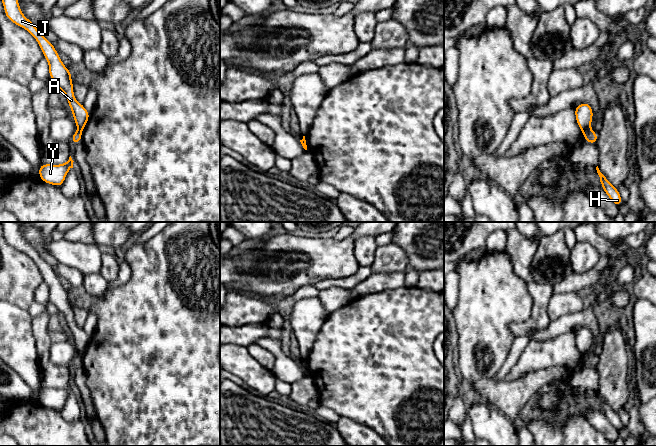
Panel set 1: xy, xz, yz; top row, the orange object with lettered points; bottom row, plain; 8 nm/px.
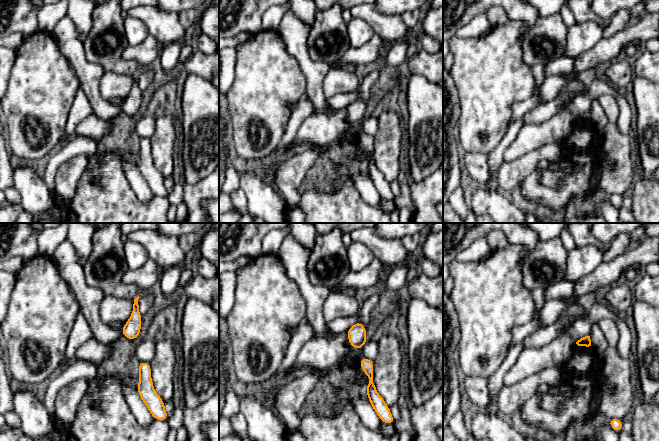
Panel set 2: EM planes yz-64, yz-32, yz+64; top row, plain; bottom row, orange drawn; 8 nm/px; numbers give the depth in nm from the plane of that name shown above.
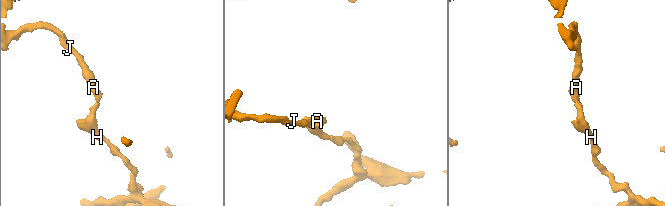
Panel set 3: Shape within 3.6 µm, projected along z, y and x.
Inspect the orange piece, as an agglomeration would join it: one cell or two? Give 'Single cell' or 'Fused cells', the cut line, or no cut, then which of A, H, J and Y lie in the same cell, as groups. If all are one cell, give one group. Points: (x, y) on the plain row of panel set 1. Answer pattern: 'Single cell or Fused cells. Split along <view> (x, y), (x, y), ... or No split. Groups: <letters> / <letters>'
Fused cells. Split along yz (589, 354), (583, 356). Groups: A J / H Y

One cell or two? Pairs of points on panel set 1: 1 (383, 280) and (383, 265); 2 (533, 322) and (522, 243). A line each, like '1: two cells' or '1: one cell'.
1: two cells
2: one cell

